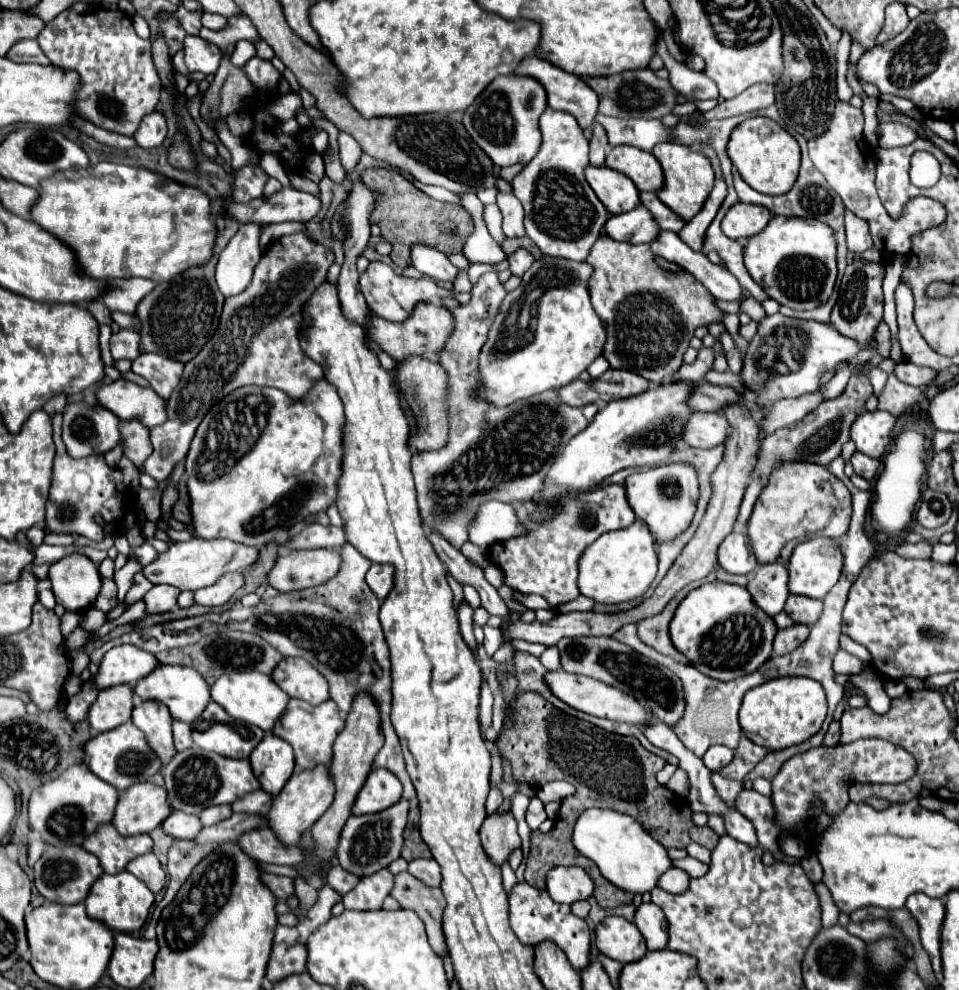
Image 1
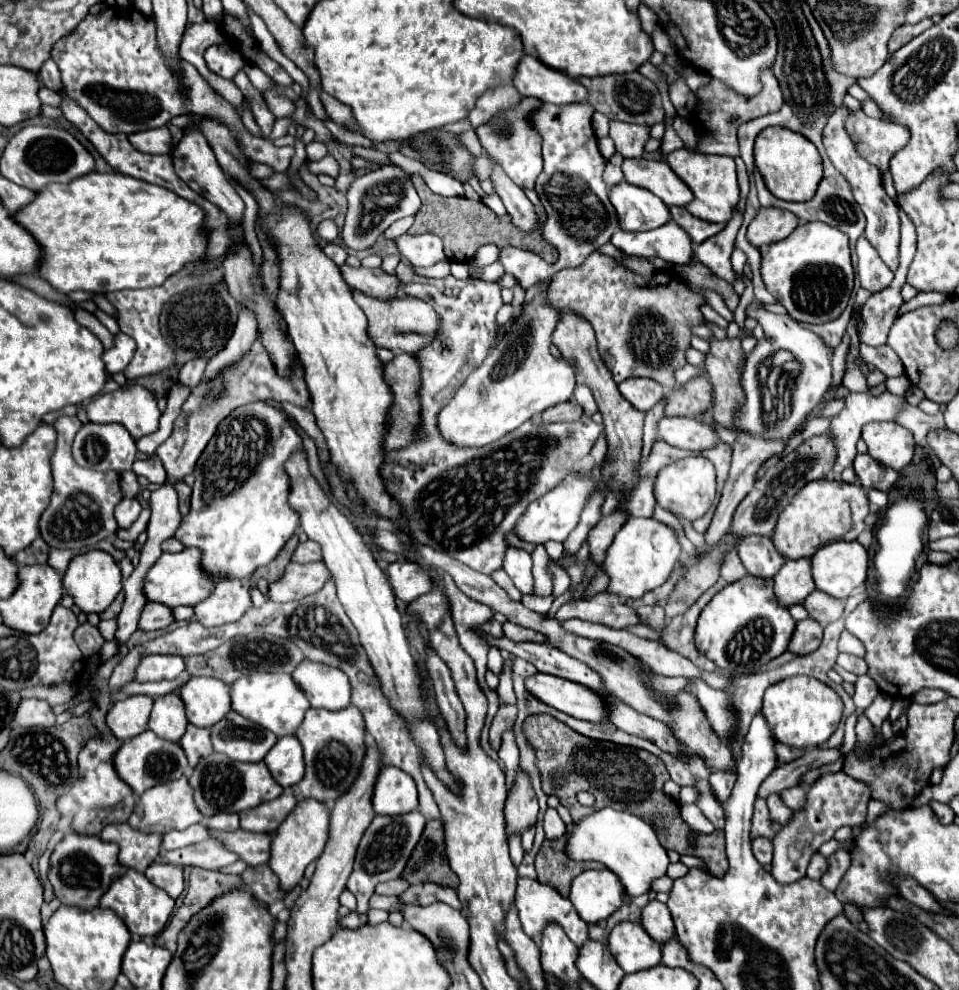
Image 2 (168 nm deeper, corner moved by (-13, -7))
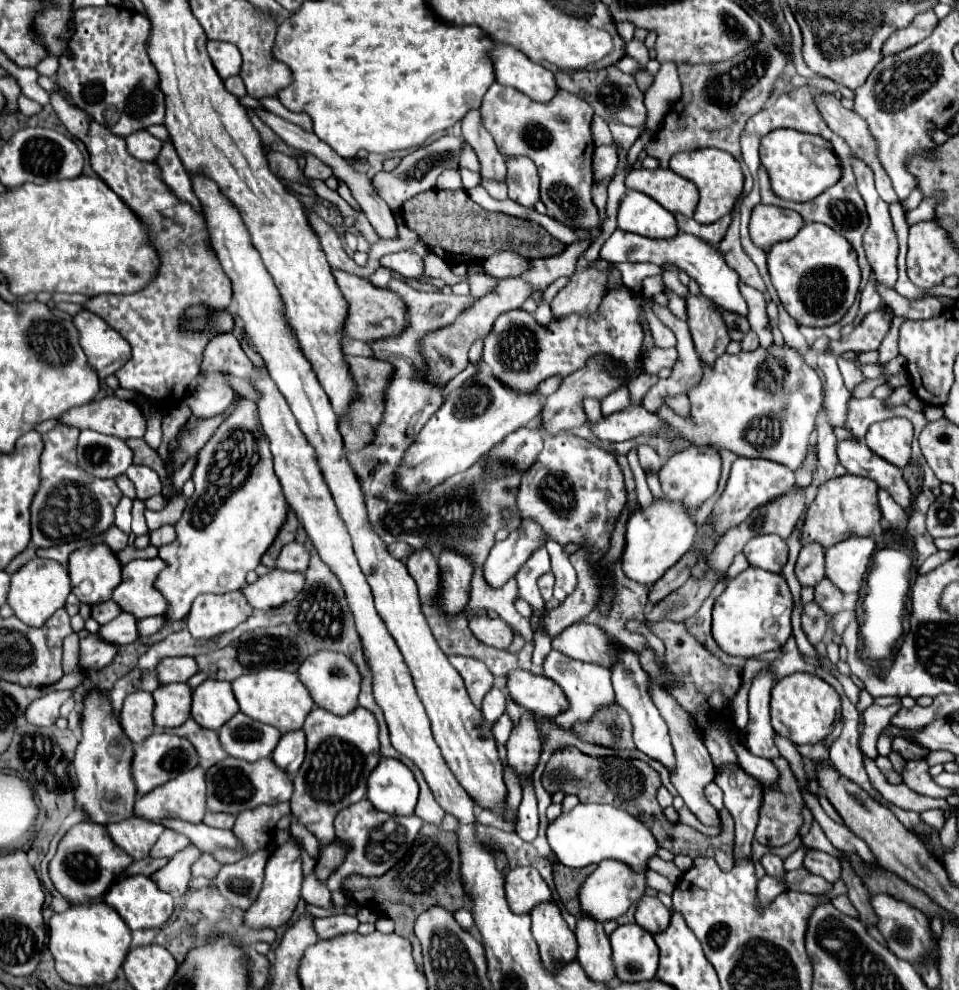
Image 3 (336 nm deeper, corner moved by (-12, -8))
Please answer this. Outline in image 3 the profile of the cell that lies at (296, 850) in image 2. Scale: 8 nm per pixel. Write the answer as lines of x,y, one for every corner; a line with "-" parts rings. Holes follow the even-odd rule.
291,838
287,844
281,844
269,858
265,866
265,882
263,888
257,896
257,900
251,904
251,908
245,912
243,924
253,928
253,930
263,930
263,928
273,928
277,930
279,926
287,924
295,912
295,906
301,898
301,882
303,882
303,872
301,872
301,856
299,856
299,846
301,842

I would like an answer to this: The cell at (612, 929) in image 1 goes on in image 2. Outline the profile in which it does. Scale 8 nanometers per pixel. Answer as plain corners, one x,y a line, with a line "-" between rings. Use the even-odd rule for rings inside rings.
622,921
610,931
610,953
626,973
650,969
660,963
660,945
644,931
640,923

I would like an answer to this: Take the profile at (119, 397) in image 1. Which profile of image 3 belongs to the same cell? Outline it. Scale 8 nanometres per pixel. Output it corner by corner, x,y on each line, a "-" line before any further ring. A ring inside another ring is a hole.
105,396
85,406
71,408
61,414
57,422
77,430
95,430
121,440
143,438
145,434
143,414
131,402
119,400
117,396

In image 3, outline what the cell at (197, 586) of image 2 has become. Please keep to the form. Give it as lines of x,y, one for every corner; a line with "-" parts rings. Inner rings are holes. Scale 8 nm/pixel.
161,558
131,560
123,566
123,580
113,590
111,600
137,620
147,616
161,616
167,608
165,598
153,590
153,582
163,570

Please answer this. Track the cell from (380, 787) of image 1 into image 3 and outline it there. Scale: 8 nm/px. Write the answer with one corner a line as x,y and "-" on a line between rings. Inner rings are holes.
381,758
379,766
371,772
367,798
377,810
409,816
415,810
417,794
419,786
413,772
395,758

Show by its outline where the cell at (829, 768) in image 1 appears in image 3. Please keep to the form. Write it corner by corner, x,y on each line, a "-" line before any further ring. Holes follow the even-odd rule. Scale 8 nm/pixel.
763,876
763,878
759,880
759,884
757,884
757,900
759,900
759,904
765,908
765,906
769,906
769,904
775,900
775,896
779,896
783,890
785,890
785,882
775,882
775,878

